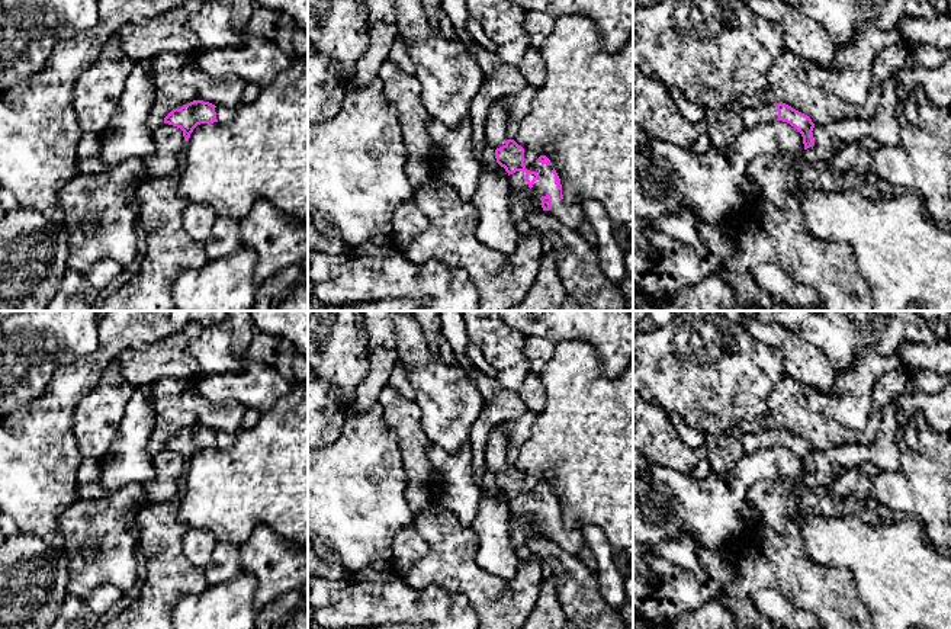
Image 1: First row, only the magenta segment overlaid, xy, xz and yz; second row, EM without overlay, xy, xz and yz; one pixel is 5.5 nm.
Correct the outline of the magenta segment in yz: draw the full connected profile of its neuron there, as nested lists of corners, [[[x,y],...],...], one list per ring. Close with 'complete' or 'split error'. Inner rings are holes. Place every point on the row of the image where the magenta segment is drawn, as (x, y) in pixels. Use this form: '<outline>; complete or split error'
[[[764,102],[762,105],[751,109],[739,107],[739,112],[743,119],[745,128],[752,128],[759,123],[783,121],[794,126],[801,134],[804,150],[815,145],[812,132],[815,123],[812,122],[812,119],[785,103],[771,105]]]; split error

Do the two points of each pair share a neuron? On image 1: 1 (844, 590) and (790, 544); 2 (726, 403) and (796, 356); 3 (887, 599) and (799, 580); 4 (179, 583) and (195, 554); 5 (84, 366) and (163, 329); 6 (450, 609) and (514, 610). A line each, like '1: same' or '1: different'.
1: same
2: different
3: different
4: different
5: same
6: different

